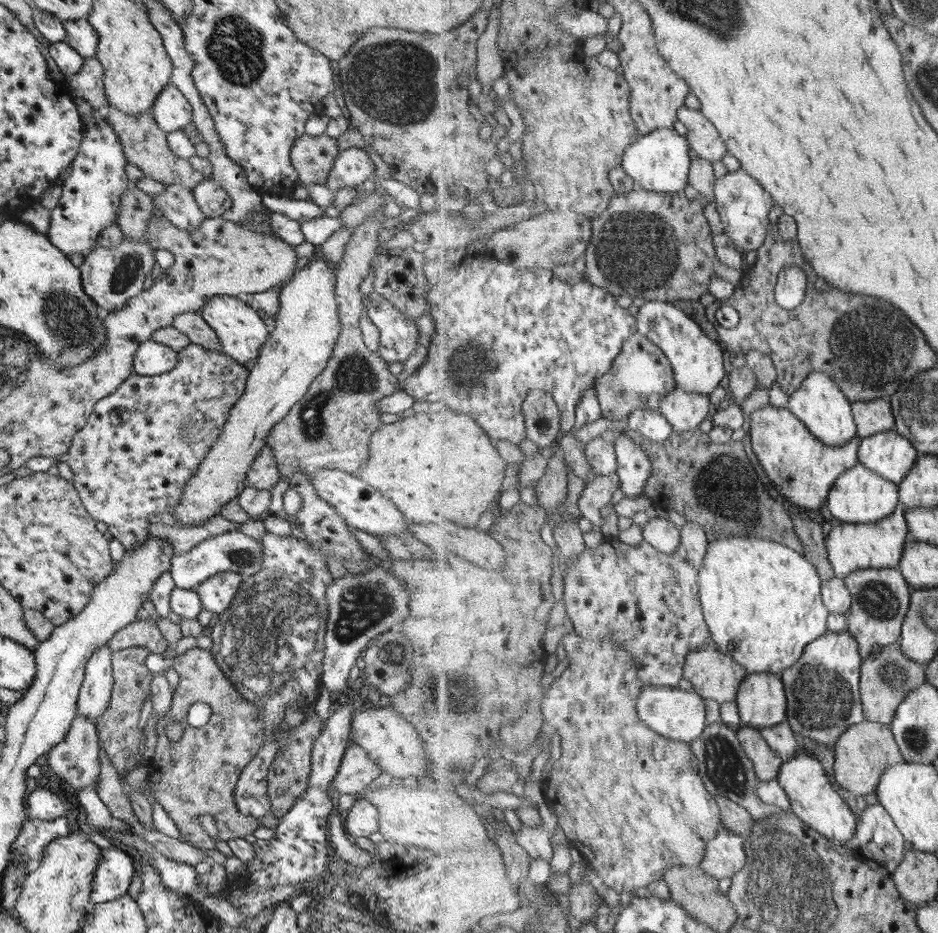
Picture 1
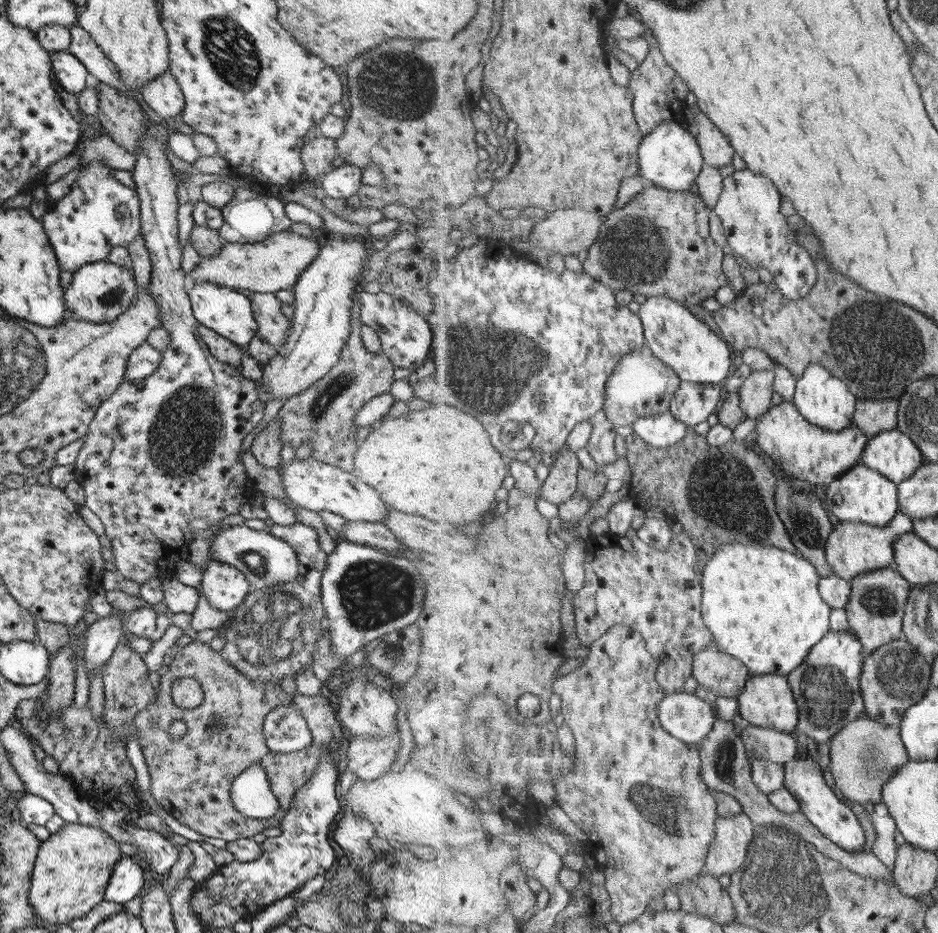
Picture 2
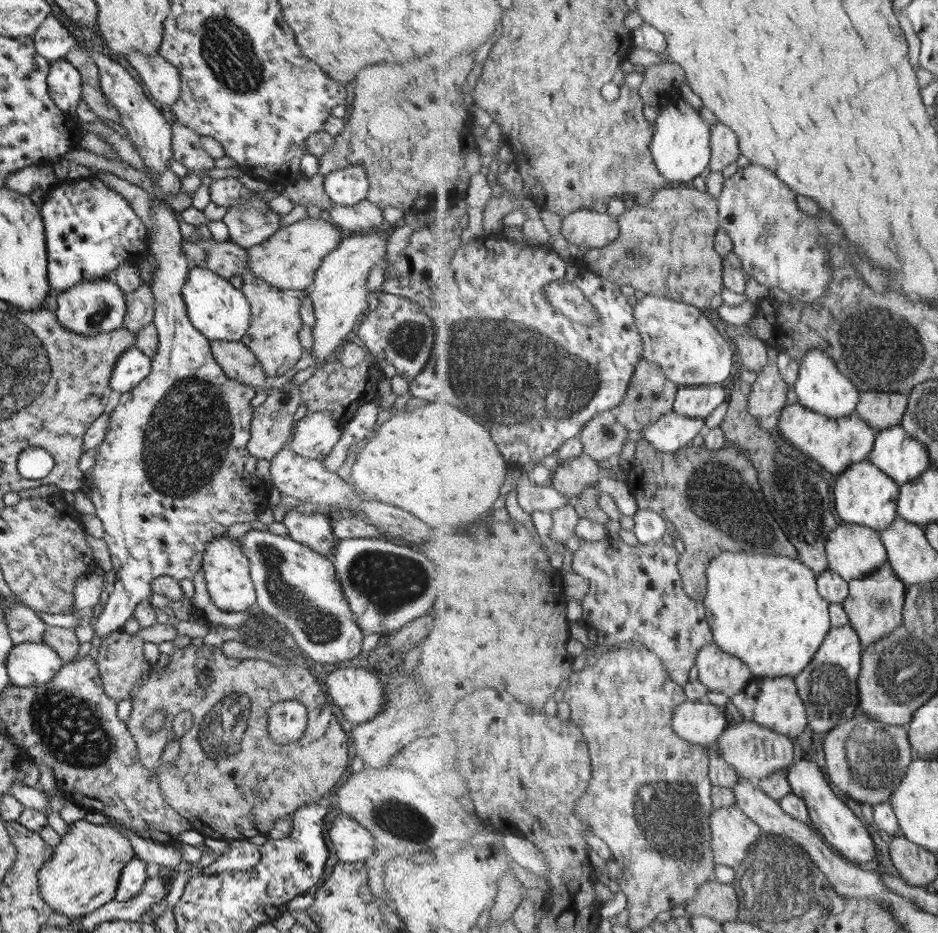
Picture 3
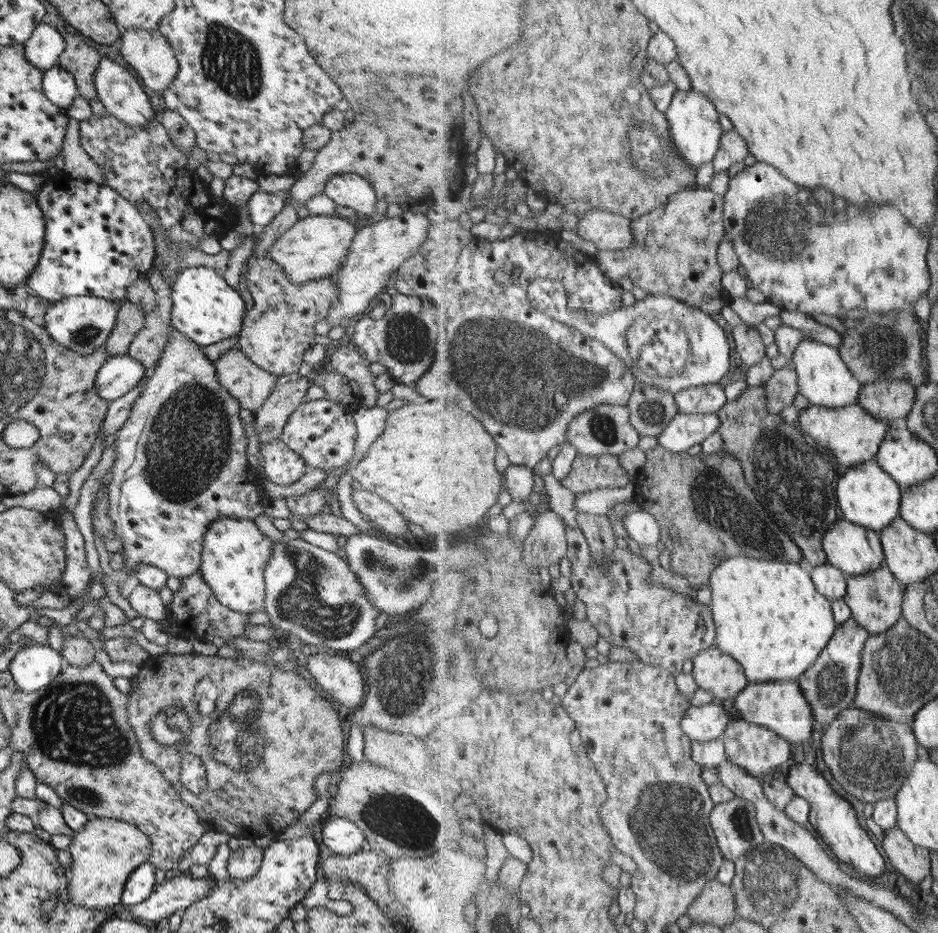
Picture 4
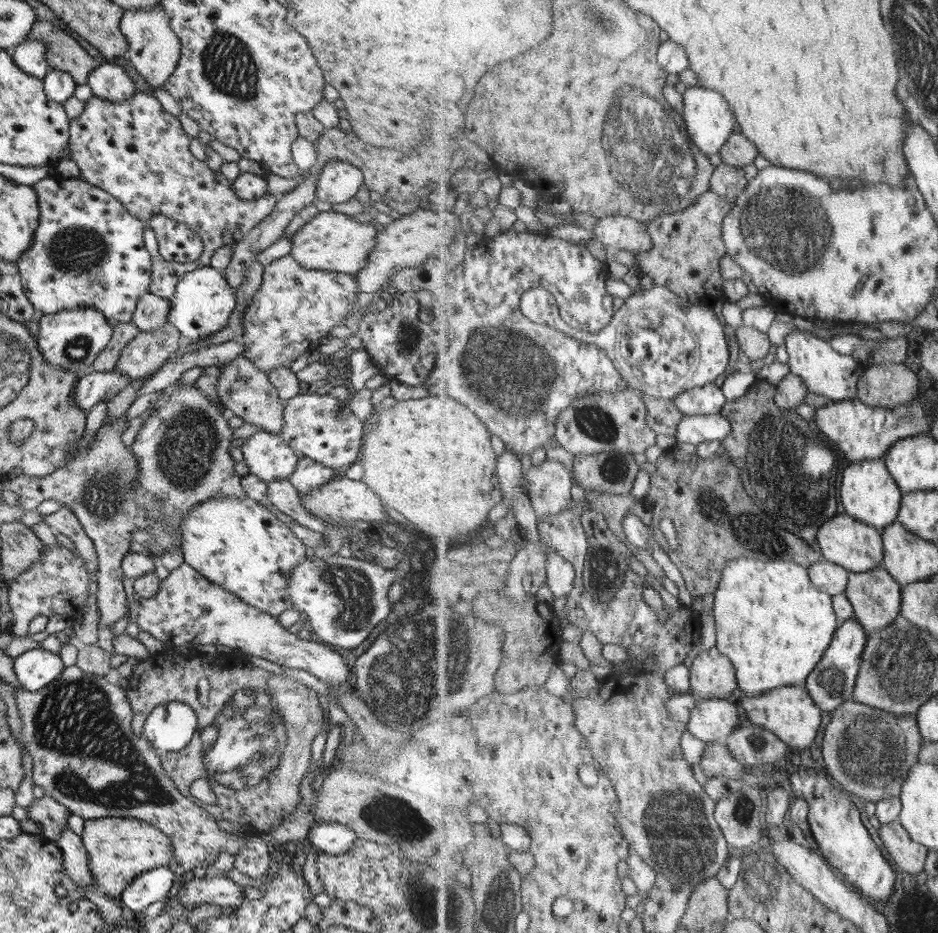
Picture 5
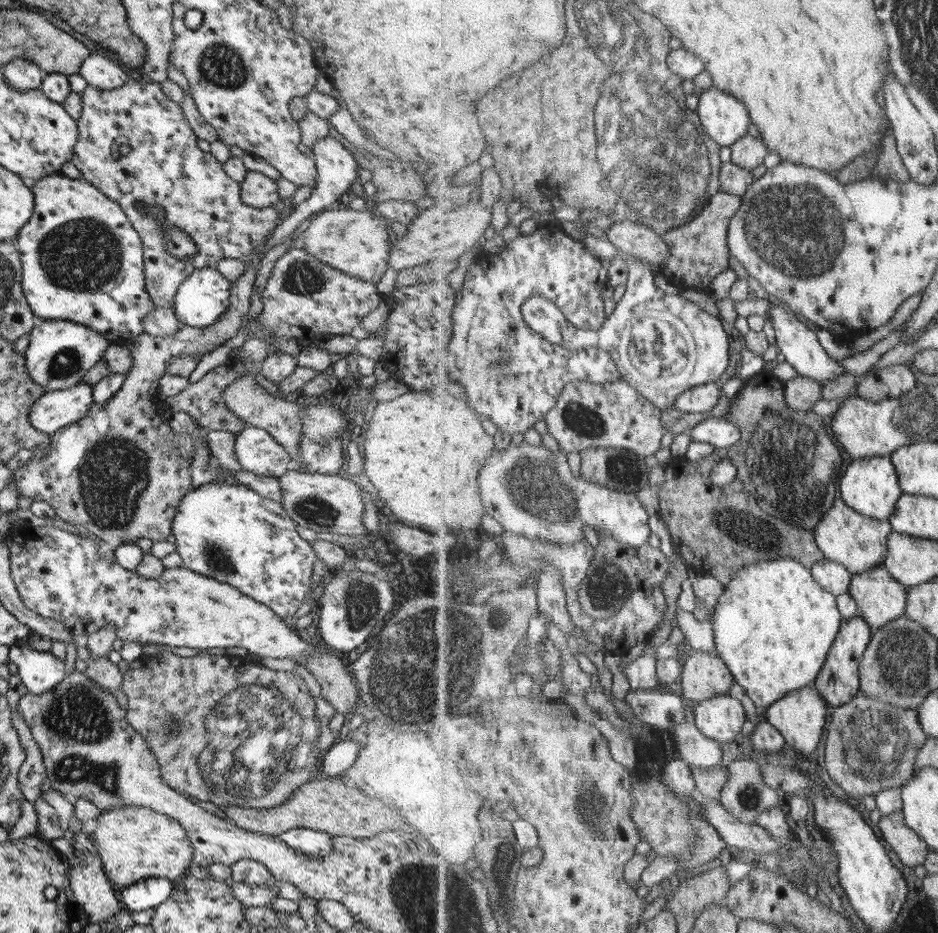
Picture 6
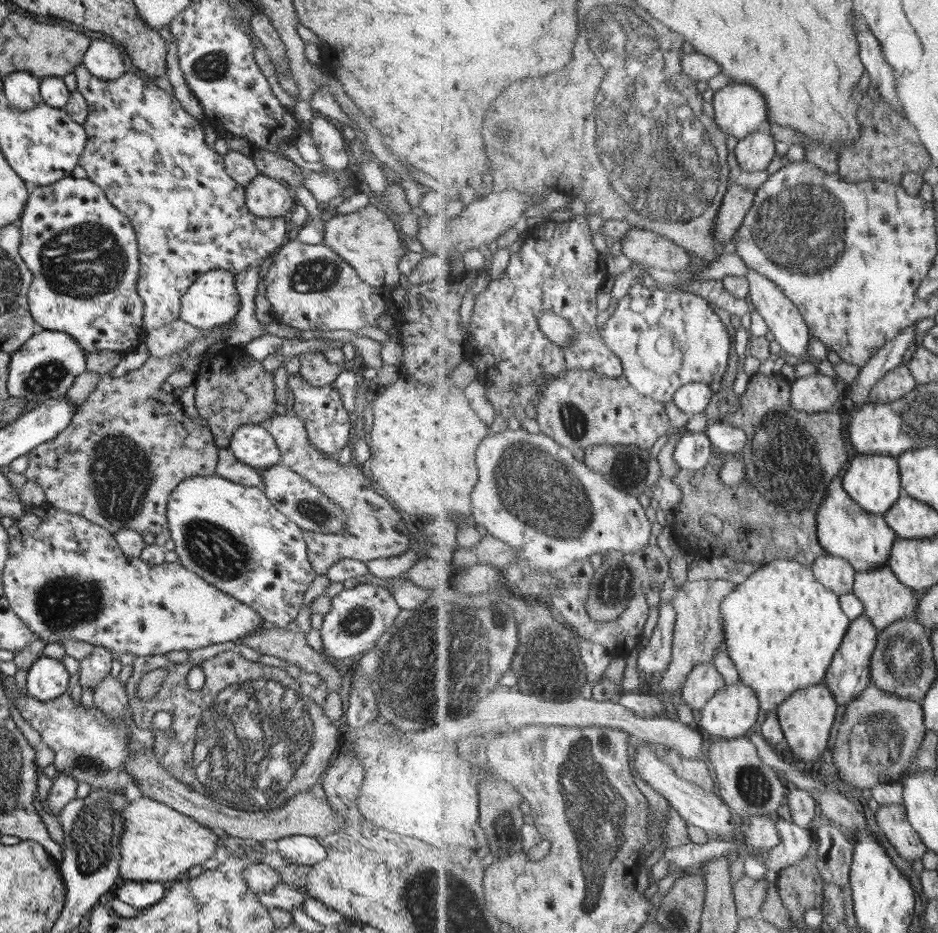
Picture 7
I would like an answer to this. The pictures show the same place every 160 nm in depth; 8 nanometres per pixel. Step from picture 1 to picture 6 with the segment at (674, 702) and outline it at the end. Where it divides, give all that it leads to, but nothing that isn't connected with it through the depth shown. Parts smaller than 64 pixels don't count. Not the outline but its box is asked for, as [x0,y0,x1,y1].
[693,694,747,742]

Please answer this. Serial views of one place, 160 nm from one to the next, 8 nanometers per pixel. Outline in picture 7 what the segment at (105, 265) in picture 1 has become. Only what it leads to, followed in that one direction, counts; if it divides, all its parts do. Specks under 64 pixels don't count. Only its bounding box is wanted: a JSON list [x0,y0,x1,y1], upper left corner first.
[6,329,86,404]

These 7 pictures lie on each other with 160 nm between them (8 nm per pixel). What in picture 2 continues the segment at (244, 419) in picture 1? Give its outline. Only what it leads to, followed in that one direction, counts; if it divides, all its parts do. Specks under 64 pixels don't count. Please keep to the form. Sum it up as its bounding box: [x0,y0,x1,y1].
[253,237,369,404]

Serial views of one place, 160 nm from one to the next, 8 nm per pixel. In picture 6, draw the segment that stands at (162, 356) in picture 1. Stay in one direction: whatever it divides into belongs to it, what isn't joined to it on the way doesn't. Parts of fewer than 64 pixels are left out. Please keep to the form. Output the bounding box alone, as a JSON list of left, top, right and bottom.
[29,382,93,435]

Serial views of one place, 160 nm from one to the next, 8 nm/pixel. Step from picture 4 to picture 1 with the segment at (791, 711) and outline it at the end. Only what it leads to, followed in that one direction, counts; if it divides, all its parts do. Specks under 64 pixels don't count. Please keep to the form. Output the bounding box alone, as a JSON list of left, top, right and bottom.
[736,673,788,730]

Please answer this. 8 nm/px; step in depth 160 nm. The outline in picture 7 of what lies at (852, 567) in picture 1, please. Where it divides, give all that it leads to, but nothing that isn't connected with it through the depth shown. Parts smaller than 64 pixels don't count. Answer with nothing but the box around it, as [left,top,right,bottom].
[815,476,899,572]

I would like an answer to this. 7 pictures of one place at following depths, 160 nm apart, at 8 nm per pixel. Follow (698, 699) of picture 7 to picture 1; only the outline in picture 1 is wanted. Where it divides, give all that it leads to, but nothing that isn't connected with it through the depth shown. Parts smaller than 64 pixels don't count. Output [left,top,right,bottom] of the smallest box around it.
[684,650,749,704]

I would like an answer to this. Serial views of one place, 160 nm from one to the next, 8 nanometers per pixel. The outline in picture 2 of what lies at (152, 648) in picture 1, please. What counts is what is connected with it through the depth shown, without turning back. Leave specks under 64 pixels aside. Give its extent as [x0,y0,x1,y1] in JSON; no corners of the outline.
[124,607,166,642]

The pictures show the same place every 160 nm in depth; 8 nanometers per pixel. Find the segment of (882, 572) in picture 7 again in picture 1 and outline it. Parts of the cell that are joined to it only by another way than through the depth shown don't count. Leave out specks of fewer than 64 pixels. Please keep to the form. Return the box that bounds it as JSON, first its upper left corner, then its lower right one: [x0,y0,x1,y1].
[845,567,913,657]

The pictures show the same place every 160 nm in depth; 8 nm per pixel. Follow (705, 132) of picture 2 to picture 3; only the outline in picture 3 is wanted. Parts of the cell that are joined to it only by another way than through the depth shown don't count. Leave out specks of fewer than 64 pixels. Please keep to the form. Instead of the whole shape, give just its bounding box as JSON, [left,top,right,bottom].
[709,121,742,172]

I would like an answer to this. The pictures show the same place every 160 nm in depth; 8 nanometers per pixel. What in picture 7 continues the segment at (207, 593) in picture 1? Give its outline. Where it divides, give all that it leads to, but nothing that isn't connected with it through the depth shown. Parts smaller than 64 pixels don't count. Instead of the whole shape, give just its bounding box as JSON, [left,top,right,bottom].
[166,474,314,629]

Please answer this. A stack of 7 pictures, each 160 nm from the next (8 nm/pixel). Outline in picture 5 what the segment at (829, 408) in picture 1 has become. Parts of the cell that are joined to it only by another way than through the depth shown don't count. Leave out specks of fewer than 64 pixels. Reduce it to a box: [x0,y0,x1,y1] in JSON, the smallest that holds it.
[784,321,866,402]

